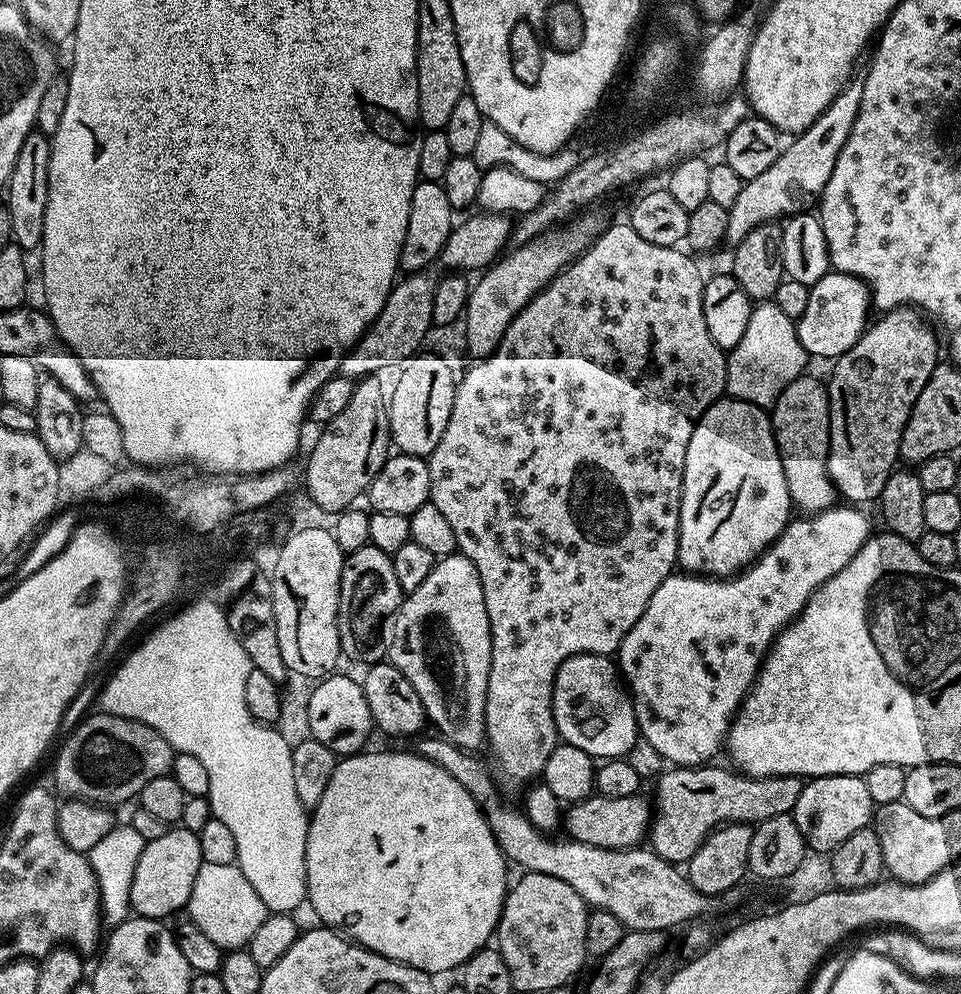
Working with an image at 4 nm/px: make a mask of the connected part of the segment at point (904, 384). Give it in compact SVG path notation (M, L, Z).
M901 306L893 308L891 312L883 313L879 318L881 320L877 324L875 321L851 350L835 357L833 364L836 365L832 368L832 377L826 380L828 390L828 477L831 478L832 485L836 487L837 493L843 499L844 496L848 499L845 501L856 506L864 506L867 500L872 500L872 502L879 501L886 482L892 477L893 471L897 467L902 430L910 418L914 402L918 402L918 394L922 394L922 386L926 386L926 382L930 382L932 371L938 366L938 359L936 360L936 336L932 333L933 325L915 307Z

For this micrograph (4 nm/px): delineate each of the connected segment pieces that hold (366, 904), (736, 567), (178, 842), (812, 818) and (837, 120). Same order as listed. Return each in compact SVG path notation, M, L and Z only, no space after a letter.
M361 750L354 756L345 756L330 774L330 786L322 794L322 802L311 809L306 838L306 882L308 883L307 903L312 903L321 925L339 930L347 939L369 948L388 960L409 964L419 972L437 974L459 969L479 948L493 939L500 922L500 911L504 909L504 898L510 887L508 868L503 850L498 846L495 834L488 824L485 809L465 790L442 766L430 762L415 751L409 752L368 752Z
M721 398L710 405L696 421L694 434L690 434L690 446L686 446L676 551L679 567L688 574L731 578L743 572L784 533L793 512L776 435L772 433L771 415L750 401L733 398Z
M172 826L162 838L145 843L135 867L132 905L135 915L148 916L152 920L164 920L176 911L187 909L188 899L194 890L194 880L203 866L202 846L197 833L183 826Z
M817 776L805 783L790 815L796 819L798 830L809 849L831 854L855 831L869 827L874 805L863 776Z
M852 77L827 110L806 131L799 133L792 145L781 151L773 166L743 183L740 194L728 209L725 241L729 245L740 244L742 238L759 225L801 213L809 207L808 204L813 205L819 199L857 120L864 89L863 77Z

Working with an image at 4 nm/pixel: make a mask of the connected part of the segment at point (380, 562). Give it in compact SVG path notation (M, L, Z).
M367 543L363 548L347 553L340 579L340 601L338 602L338 634L340 650L345 657L361 660L364 666L371 666L387 657L394 638L394 622L400 612L402 593L398 577L394 574L391 555Z

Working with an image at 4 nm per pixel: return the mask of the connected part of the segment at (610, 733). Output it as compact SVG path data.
M594 652L571 656L560 663L560 669L552 683L552 717L559 739L570 746L578 746L578 750L586 750L586 754L593 758L627 757L638 739L631 695L625 691L618 679L617 665L610 661L608 656L597 656Z

